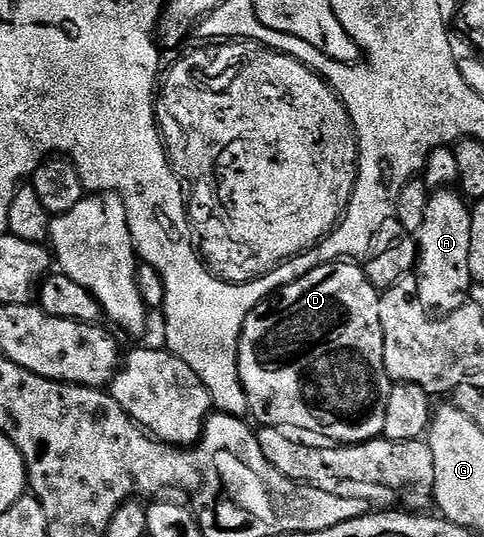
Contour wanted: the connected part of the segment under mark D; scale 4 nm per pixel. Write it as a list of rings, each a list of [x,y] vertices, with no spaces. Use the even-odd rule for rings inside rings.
[[[338,259],[336,261],[330,261],[327,265],[320,265],[315,267],[307,275],[303,275],[299,279],[295,279],[291,284],[285,285],[282,289],[278,289],[273,296],[268,297],[266,301],[260,301],[258,305],[252,309],[247,315],[247,319],[243,323],[243,331],[241,332],[241,338],[237,341],[237,366],[239,367],[239,379],[243,383],[245,388],[245,394],[247,395],[247,403],[249,404],[249,413],[251,417],[254,417],[258,422],[256,423],[261,427],[284,427],[286,430],[294,431],[293,429],[306,429],[309,433],[314,433],[317,437],[326,437],[324,440],[329,443],[340,443],[342,445],[359,445],[362,441],[372,441],[380,438],[383,434],[383,415],[385,414],[385,398],[387,396],[387,385],[383,380],[385,377],[385,364],[383,363],[383,325],[379,323],[379,299],[381,293],[376,287],[369,282],[364,268],[360,264],[354,263],[349,259]]]

